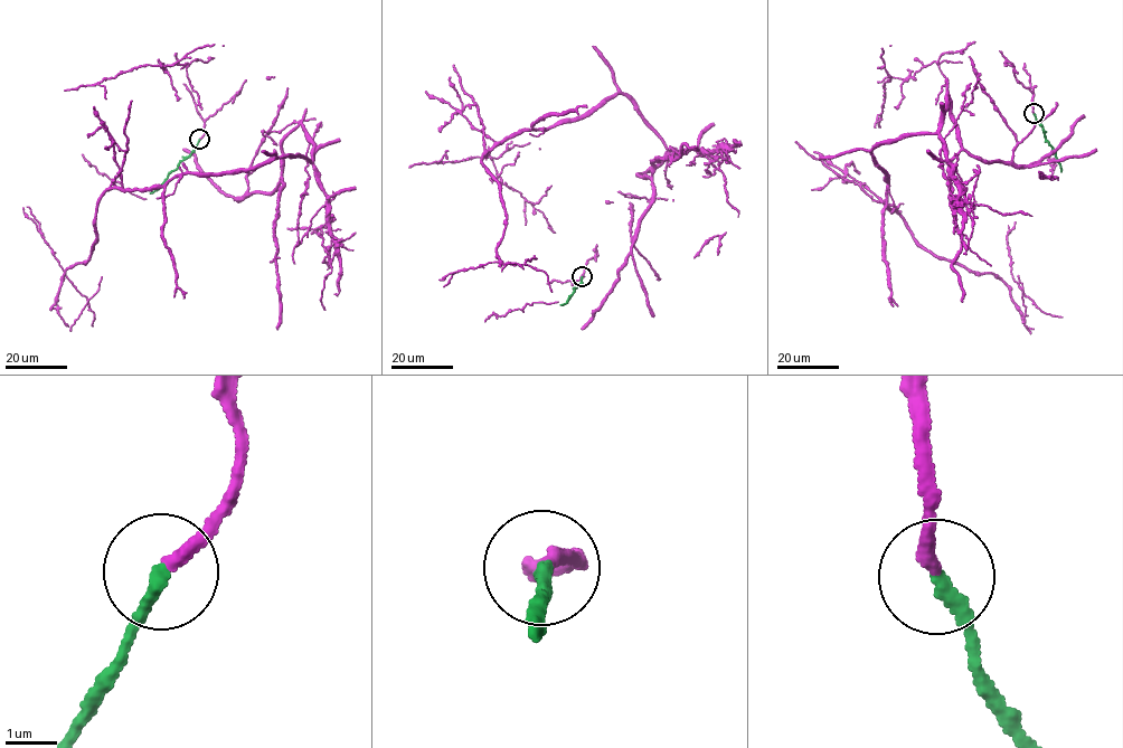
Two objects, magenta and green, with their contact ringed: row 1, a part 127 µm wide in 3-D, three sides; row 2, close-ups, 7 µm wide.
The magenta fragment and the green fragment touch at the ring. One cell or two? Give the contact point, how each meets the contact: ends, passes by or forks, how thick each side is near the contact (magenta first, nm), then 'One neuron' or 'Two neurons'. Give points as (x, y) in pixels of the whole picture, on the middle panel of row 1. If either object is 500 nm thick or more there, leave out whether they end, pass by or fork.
Place: (582, 276). At the ring magenta ends. At the ring green ends. Thickness 260 nm (magenta) against 280 nm. Two neurons

